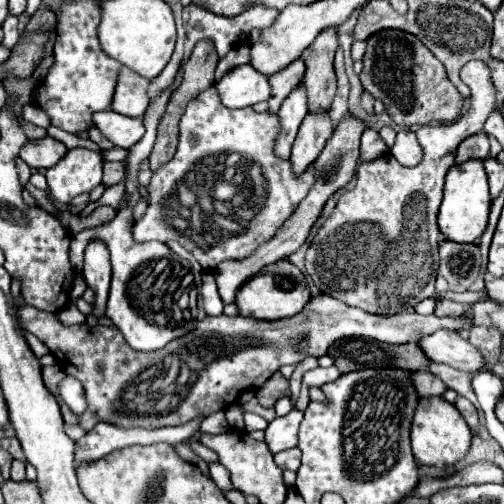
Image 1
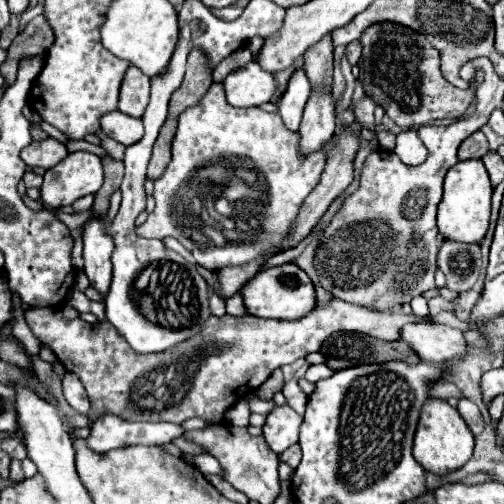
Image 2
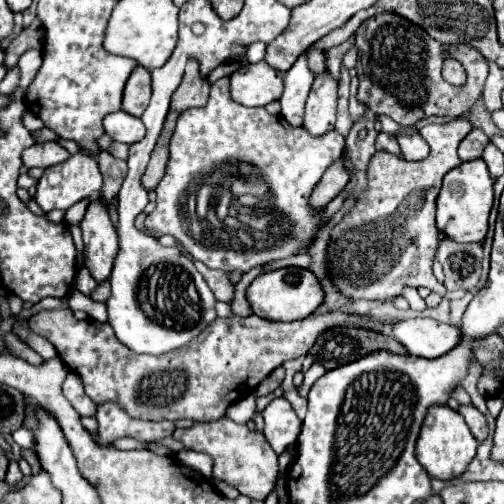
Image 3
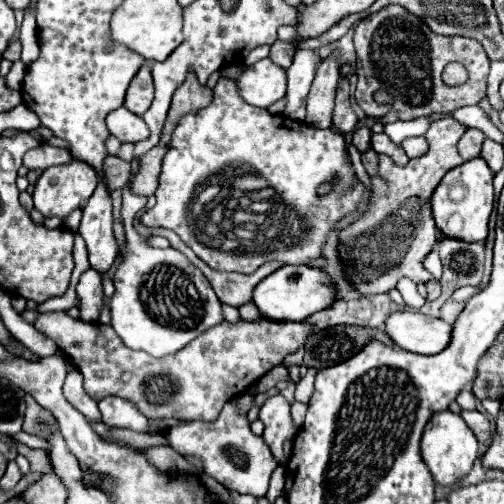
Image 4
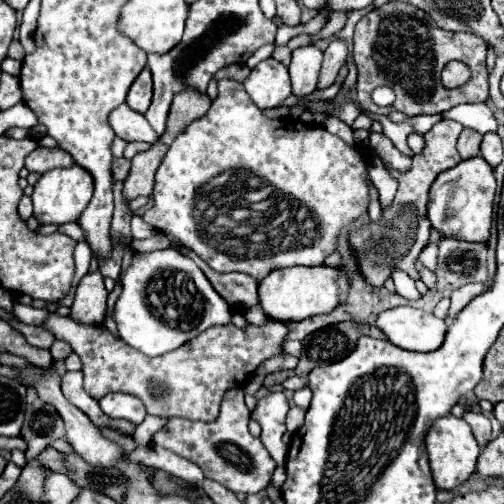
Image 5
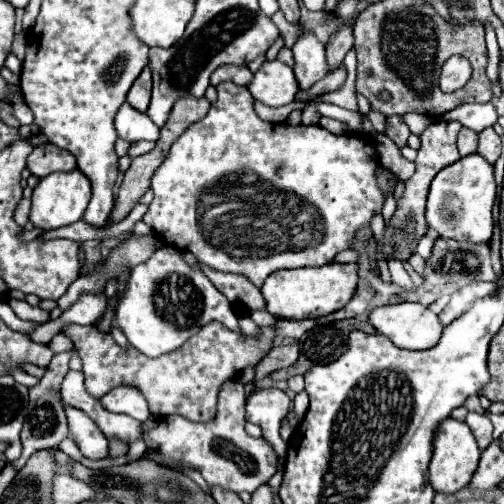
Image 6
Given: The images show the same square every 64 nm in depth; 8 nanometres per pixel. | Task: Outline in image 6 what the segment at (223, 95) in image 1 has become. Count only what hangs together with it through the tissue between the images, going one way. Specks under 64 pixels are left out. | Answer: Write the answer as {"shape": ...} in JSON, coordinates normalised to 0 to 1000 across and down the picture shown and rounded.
{"shape":[[[556,119],[524,123],[512,143],[504,143],[500,163],[492,167],[504,198],[528,210],[563,210],[583,202],[587,190],[587,155],[579,151],[579,135],[556,127]]]}

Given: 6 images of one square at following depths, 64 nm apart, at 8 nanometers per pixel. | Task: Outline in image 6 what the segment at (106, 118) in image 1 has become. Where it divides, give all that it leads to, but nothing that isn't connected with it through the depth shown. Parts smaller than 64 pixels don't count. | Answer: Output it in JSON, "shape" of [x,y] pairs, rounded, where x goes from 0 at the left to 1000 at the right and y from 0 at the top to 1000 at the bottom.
{"shape":[[[246,202],[238,218],[230,222],[226,250],[230,250],[234,270],[254,282],[274,282],[274,278],[310,282],[313,278],[310,246],[302,246],[302,238],[286,222],[266,218],[254,202]]]}

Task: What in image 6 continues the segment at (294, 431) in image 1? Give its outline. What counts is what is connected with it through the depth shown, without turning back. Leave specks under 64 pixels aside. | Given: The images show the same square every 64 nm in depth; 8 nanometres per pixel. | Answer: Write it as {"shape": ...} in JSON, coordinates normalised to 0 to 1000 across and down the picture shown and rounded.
{"shape":[[[504,774],[488,794],[488,833],[520,849],[520,869],[544,889],[556,913],[567,909],[567,877],[556,869],[556,845],[575,813],[571,786],[552,774]]]}

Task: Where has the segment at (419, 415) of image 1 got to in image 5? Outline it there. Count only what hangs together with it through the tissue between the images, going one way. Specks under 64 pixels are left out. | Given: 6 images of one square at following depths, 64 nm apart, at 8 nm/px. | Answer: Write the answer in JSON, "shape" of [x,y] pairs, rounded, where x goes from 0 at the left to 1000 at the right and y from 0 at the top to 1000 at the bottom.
{"shape":[[[885,821],[885,825],[869,829],[849,849],[849,857],[845,857],[845,897],[849,897],[853,933],[857,933],[857,948],[861,948],[865,968],[897,972],[937,944],[937,937],[944,933],[944,913],[948,913],[952,889],[944,881],[944,869],[940,869],[937,853],[929,849],[929,841],[917,829]]]}

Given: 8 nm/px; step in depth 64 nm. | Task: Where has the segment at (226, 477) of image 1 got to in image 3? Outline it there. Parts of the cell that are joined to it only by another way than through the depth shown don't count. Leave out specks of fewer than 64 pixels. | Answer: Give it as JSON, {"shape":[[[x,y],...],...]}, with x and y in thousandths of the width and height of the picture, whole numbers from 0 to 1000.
{"shape":[[[361,893],[361,897],[353,897],[353,913],[365,925],[377,925],[377,929],[393,933],[409,948],[421,948],[421,909],[413,901],[381,897],[381,893]]]}

